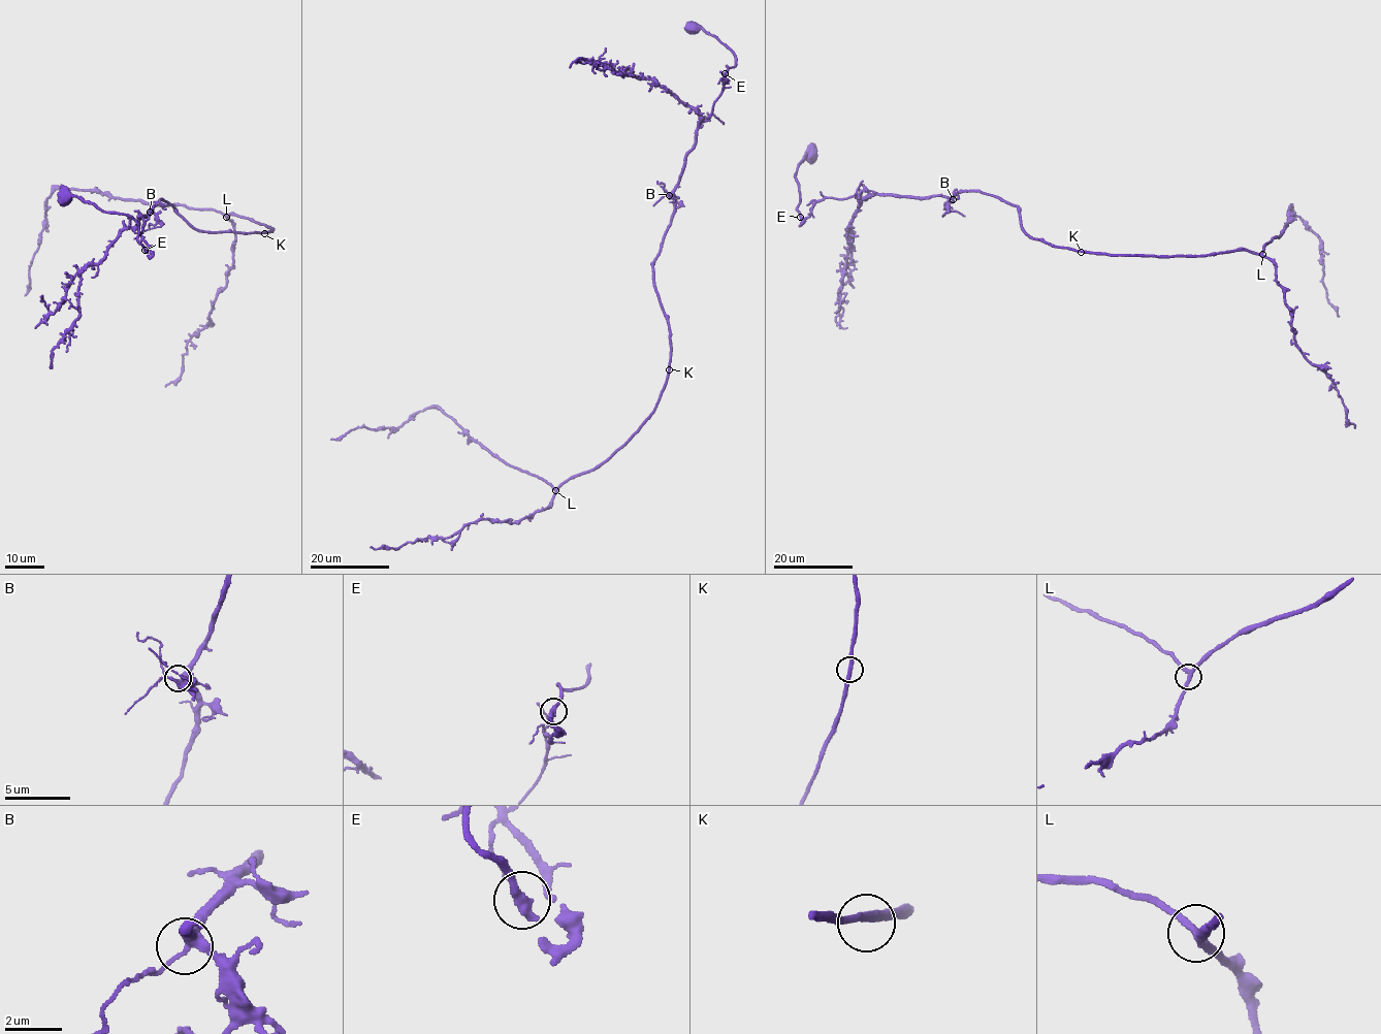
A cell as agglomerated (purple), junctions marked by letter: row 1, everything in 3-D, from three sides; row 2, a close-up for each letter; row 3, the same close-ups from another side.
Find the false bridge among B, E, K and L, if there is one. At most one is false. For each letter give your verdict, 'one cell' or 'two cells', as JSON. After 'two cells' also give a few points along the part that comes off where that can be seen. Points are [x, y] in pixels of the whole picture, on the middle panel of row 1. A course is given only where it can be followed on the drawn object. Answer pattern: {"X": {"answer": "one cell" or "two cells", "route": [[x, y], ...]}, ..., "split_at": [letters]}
{"B": {"answer": "one cell"}, "E": {"answer": "one cell"}, "K": {"answer": "one cell"}, "L": {"answer": "one cell"}, "split_at": []}

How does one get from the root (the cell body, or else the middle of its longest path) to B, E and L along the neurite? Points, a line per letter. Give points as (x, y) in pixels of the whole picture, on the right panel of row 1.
B: (1082, 251), (1031, 238), (1023, 231), (1016, 206), (998, 197), (966, 190), (957, 192), (953, 199)
E: (1082, 251), (1031, 238), (1016, 206), (981, 191), (924, 197), (862, 190), (819, 201), (801, 224), (800, 217)
L: (1082, 251), (1159, 256), (1248, 250), (1262, 254)

